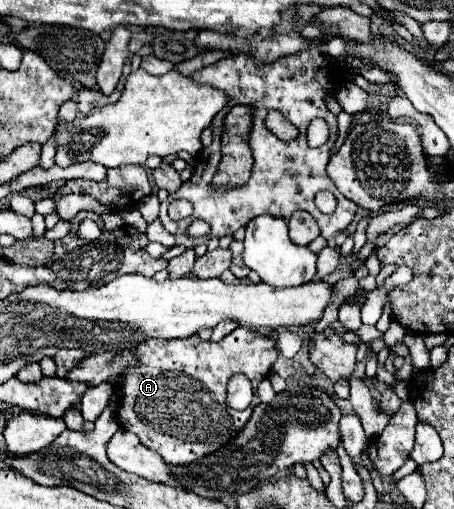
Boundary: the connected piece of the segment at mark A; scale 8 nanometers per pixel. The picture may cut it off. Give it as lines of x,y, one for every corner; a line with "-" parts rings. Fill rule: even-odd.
238,327
230,335
226,335
222,341
212,343
212,341
200,341
198,335
192,335
188,339
144,339
136,347
136,357
138,357
138,367
128,369
124,375
124,381
118,387
120,405
116,409
116,417
120,427
132,431
138,435
140,443
146,445
148,449
160,453
166,463
170,465
190,465
200,461
206,455
216,453
220,447
228,445
240,429
248,423
254,405
260,403
258,399
258,383
268,375
272,369
278,351
274,347
274,341
254,333
246,327
-
232,375
246,375
254,387
254,401
248,409
244,411
234,411
226,403
226,387
228,379

